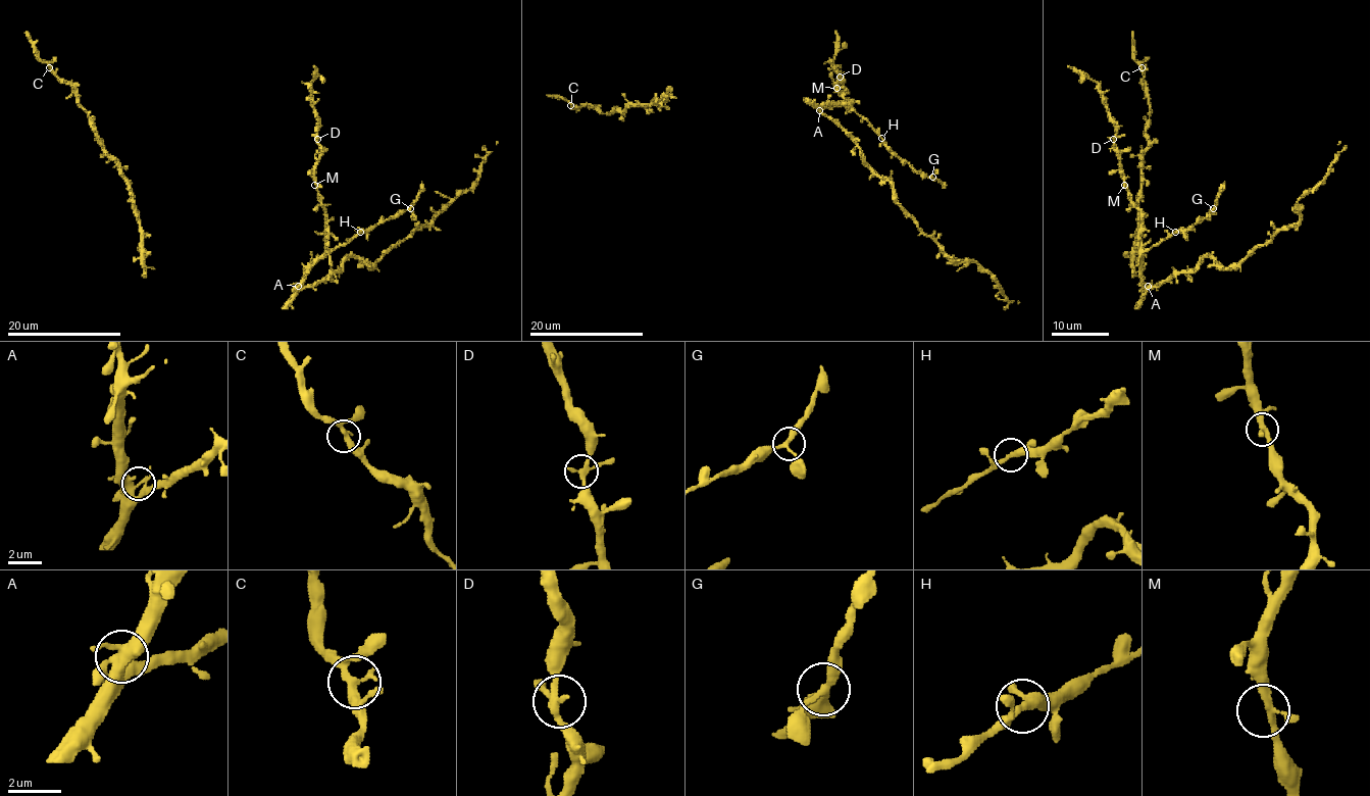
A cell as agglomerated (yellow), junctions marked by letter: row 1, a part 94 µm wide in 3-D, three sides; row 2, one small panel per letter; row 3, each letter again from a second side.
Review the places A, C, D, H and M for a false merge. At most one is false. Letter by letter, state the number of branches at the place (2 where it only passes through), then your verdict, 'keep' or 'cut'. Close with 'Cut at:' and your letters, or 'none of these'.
A: 3 branches meet; keep
C: 3 branches meet; keep
D: 3 branches meet; keep
H: 3 branches meet; keep
M: 4 branches meet; keep
Cut at: none of these

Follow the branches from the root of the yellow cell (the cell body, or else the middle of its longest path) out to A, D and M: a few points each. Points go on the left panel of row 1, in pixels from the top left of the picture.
A: (282, 307), (298, 286)
D: (282, 307), (303, 272), (324, 251), (324, 206), (314, 182), (314, 164), (320, 151), (317, 139)
M: (282, 307), (303, 272), (324, 251), (324, 206), (314, 185)

